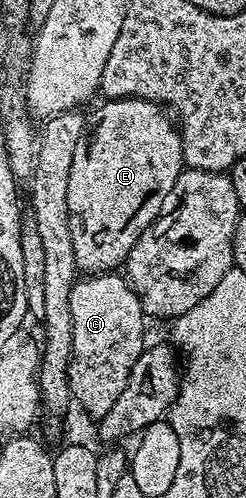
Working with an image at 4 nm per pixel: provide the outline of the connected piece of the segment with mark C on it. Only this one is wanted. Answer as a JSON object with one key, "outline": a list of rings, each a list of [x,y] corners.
{"outline":[[[114,271],[75,280],[70,302],[74,352],[70,360],[70,395],[79,410],[100,419],[112,411],[124,383],[128,383],[128,375],[144,348],[142,336],[147,322],[130,282]]]}

